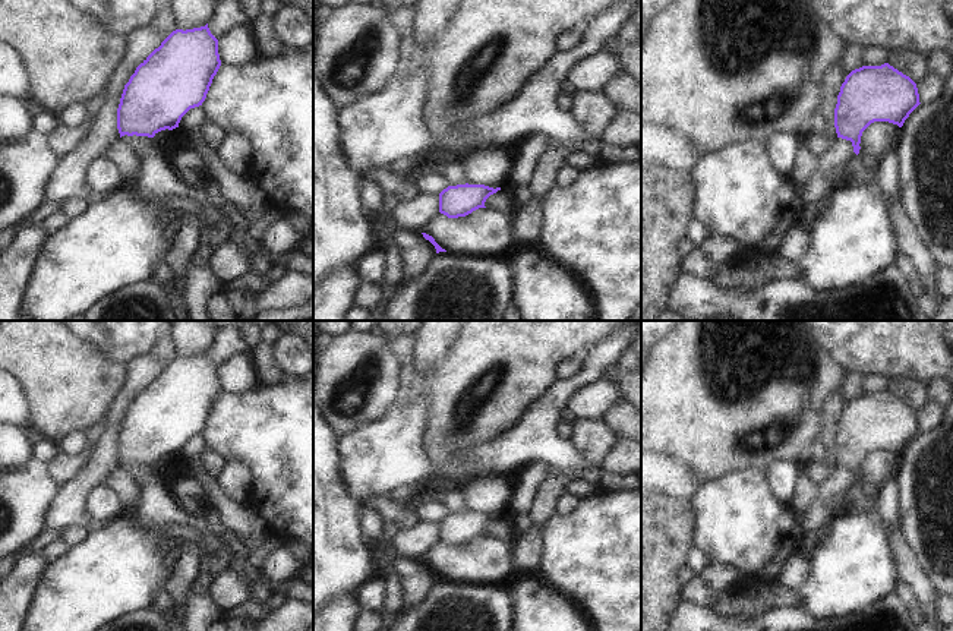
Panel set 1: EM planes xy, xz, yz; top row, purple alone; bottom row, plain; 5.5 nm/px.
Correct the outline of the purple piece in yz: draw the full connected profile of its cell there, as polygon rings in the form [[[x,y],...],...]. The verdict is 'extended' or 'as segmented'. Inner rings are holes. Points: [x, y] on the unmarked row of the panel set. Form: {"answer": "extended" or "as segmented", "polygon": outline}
{"answer": "as segmented", "polygon": [[[889,391],[855,397],[846,404],[837,423],[837,432],[834,436],[837,466],[851,468],[853,480],[858,483],[862,460],[871,451],[889,449],[902,455],[905,448],[919,432],[916,411]]]}

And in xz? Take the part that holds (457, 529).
{"answer": "as segmented", "polygon": [[[485,512],[448,514],[439,521],[439,540],[448,546],[458,546],[471,542],[479,536],[486,536],[486,527],[501,518]]]}

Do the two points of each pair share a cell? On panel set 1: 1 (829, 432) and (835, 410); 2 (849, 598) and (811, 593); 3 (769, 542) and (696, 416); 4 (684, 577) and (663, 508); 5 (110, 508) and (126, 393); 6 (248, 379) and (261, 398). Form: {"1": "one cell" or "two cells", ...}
{"1": "one cell", "2": "one cell", "3": "two cells", "4": "two cells", "5": "two cells", "6": "two cells"}

